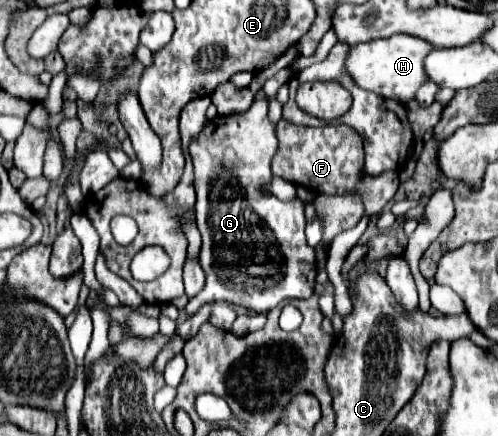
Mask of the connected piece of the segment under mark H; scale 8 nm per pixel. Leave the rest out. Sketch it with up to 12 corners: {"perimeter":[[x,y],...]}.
{"perimeter":[[412,34],[350,46],[364,90],[410,102],[434,46]]}

